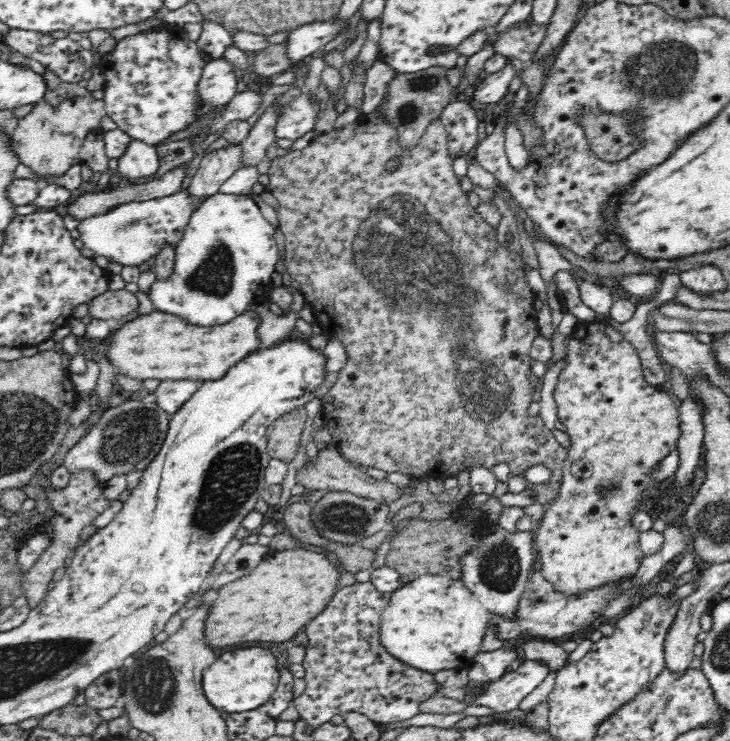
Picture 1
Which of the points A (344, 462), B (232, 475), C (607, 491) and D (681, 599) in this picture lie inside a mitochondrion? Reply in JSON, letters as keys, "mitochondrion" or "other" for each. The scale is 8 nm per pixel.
{"A":"other","B":"mitochondrion","C":"mitochondrion","D":"other"}

